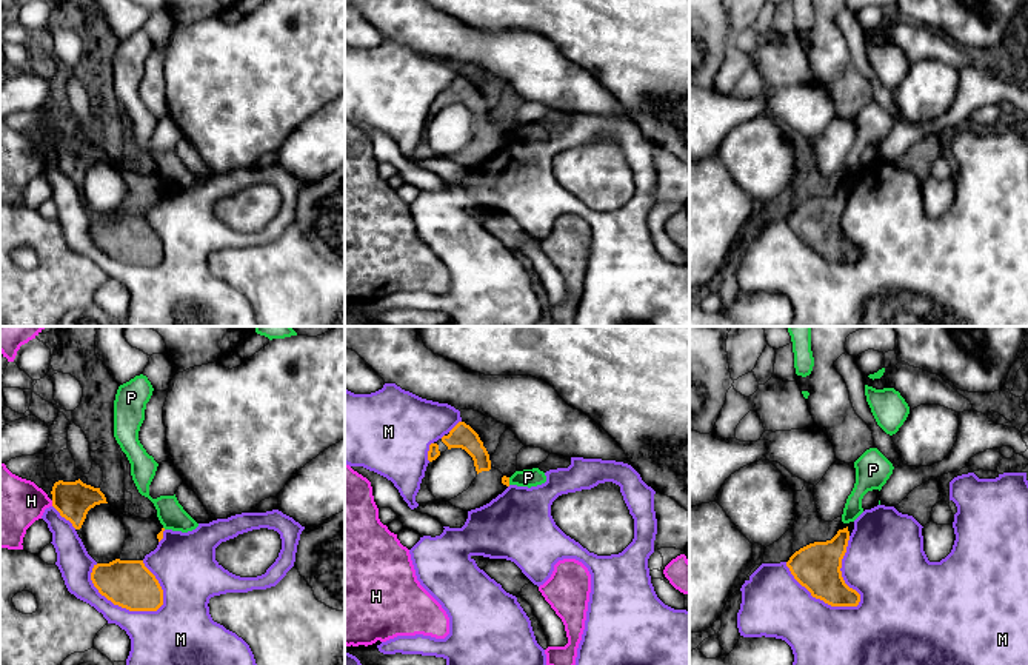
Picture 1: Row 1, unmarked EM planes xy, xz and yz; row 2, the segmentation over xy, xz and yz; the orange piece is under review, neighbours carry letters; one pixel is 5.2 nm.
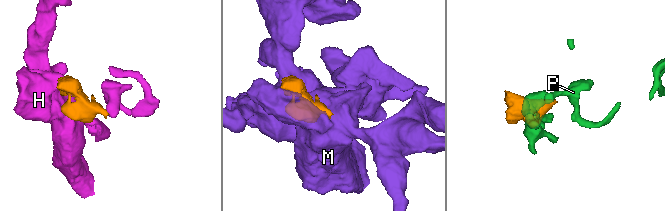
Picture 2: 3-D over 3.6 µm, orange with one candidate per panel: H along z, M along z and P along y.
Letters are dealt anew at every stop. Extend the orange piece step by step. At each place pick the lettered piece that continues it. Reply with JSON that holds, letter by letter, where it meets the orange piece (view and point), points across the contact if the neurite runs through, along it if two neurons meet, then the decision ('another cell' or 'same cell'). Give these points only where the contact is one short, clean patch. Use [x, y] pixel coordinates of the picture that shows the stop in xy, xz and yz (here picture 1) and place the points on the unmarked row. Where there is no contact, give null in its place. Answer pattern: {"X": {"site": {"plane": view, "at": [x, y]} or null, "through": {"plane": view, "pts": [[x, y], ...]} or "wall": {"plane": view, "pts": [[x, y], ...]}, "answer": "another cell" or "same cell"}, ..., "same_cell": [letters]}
{"H": {"site": {"plane": "xy", "at": [53, 159]}, "wall": {"plane": "xy", "pts": [[51, 156], [53, 160]]}, "answer": "another cell"}, "M": {"site": {"plane": "yz", "at": [819, 253]}, "answer": "another cell"}, "P": {"site": {"plane": "xz", "at": [508, 136]}, "wall": {"plane": "xz", "pts": [[508, 133], [510, 139]]}, "answer": "another cell"}, "same_cell": []}

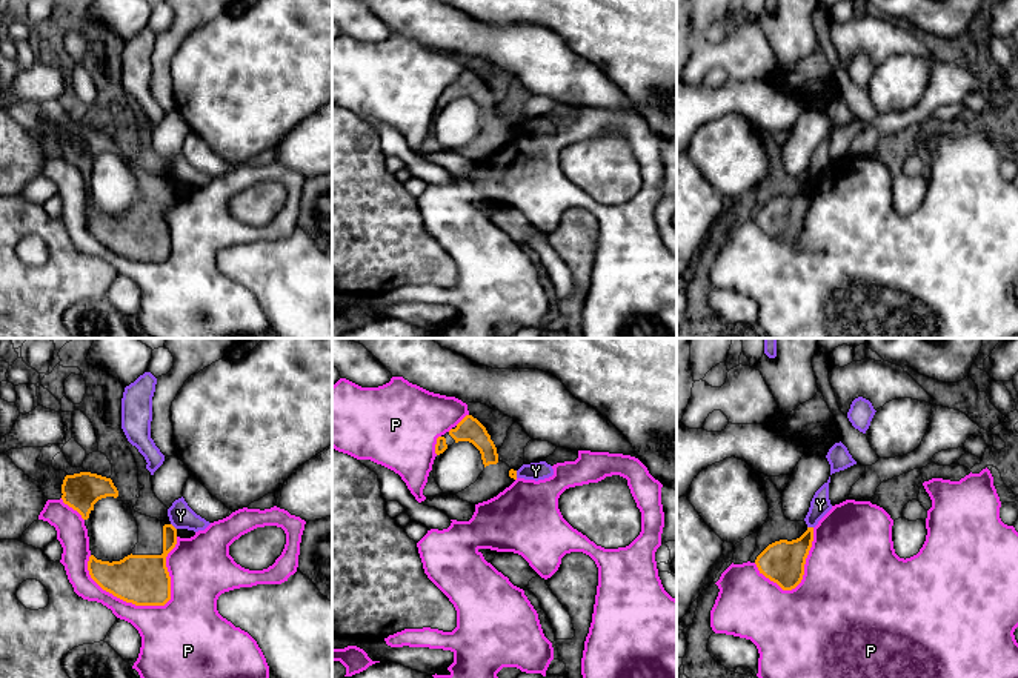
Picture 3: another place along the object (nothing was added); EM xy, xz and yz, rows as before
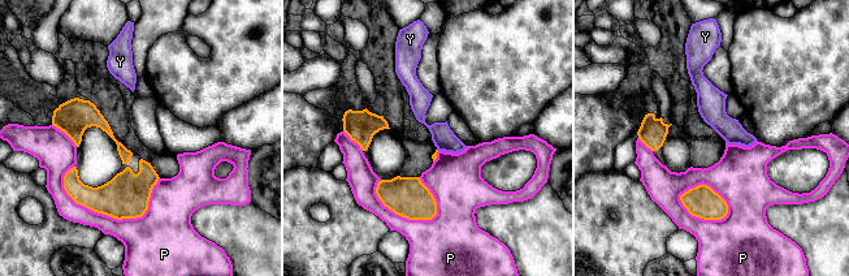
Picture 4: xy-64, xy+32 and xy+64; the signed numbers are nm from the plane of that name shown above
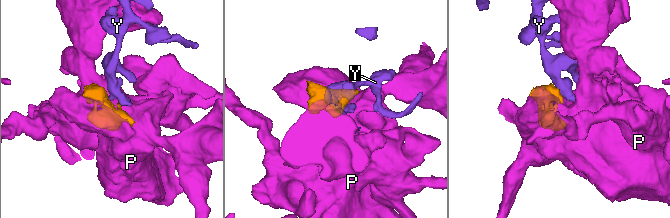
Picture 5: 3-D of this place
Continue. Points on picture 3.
{"P": {"site": {"plane": "xy", "at": [159, 260]}, "answer": "another cell"}, "Y": {"site": {"plane": "xy", "at": [172, 182]}, "wall": {"plane": "xy", "pts": [[171, 179], [176, 185]]}, "answer": "another cell"}, "same_cell": []}

